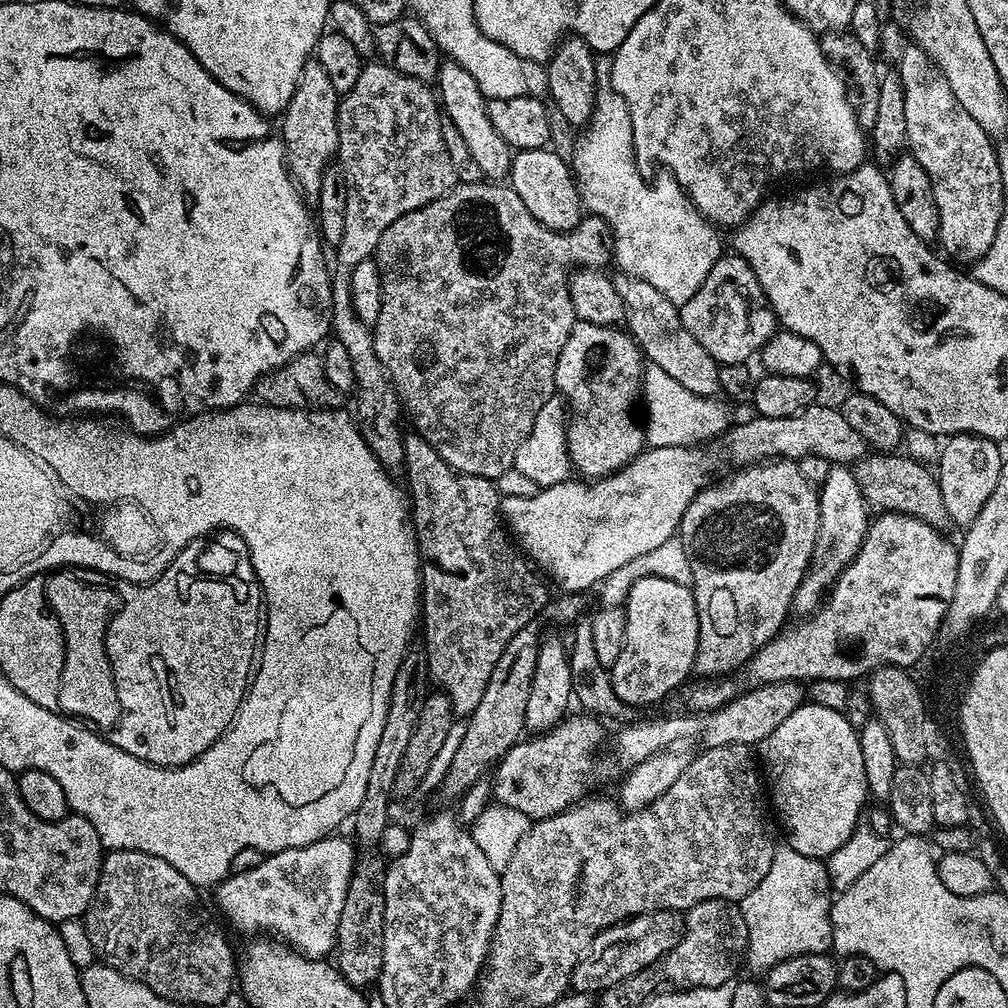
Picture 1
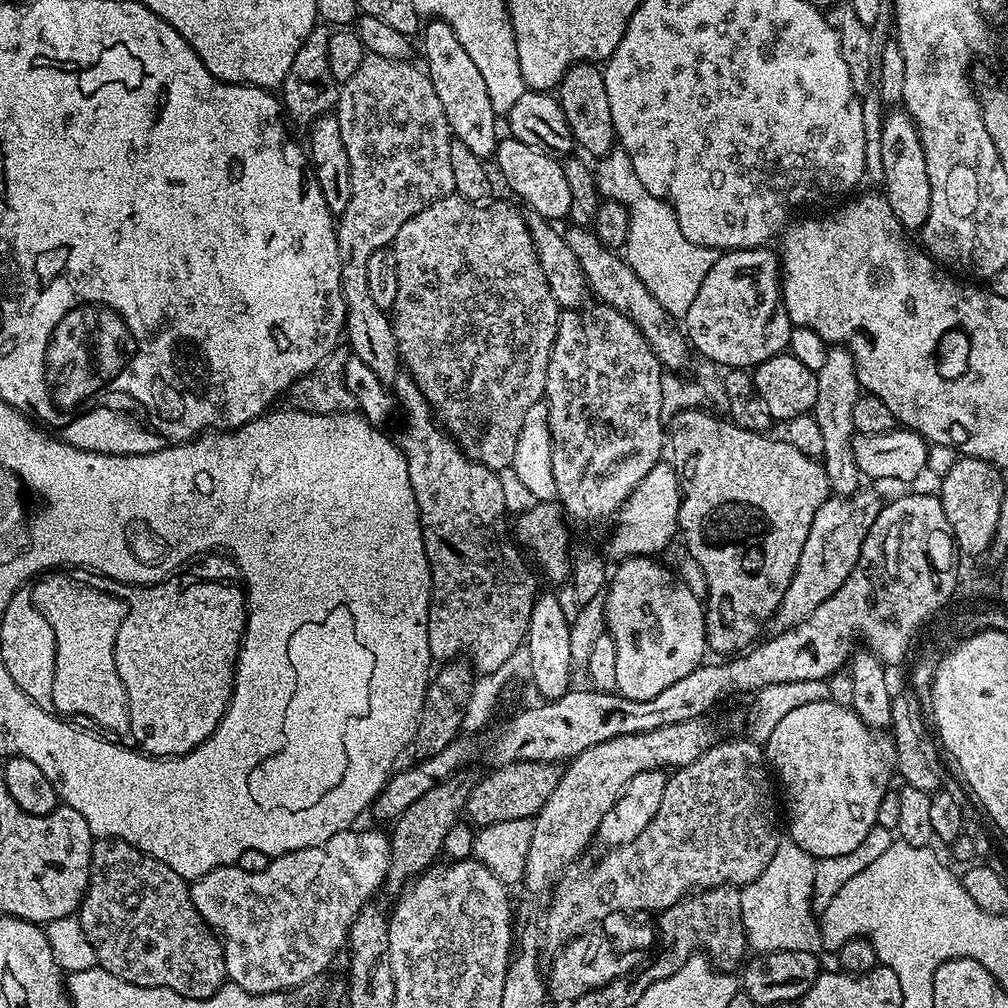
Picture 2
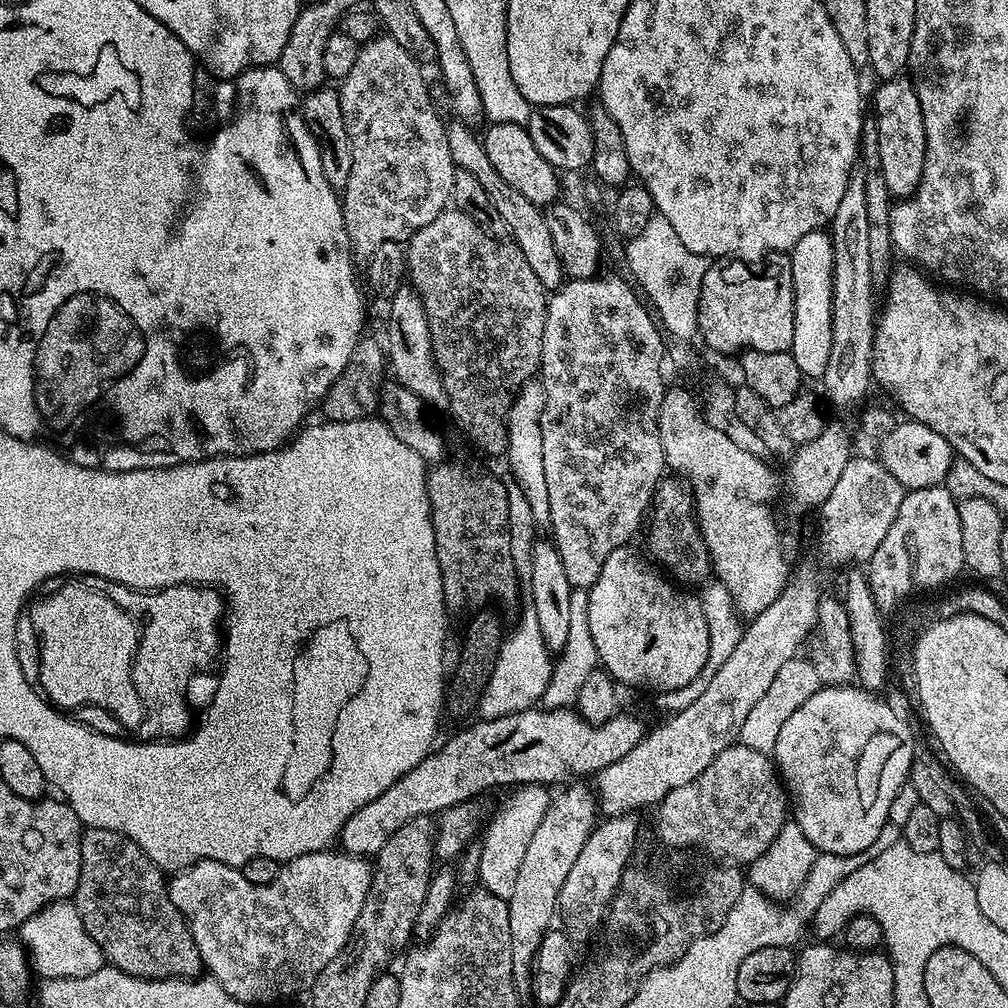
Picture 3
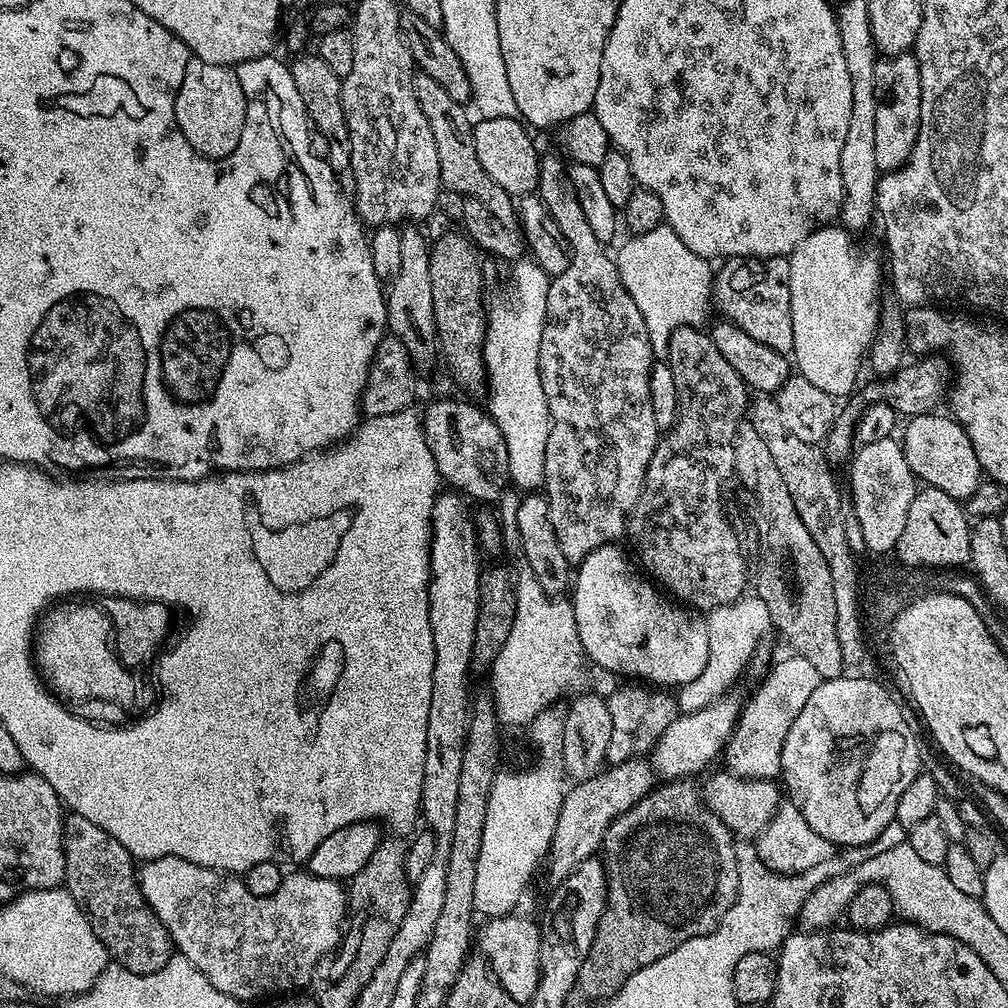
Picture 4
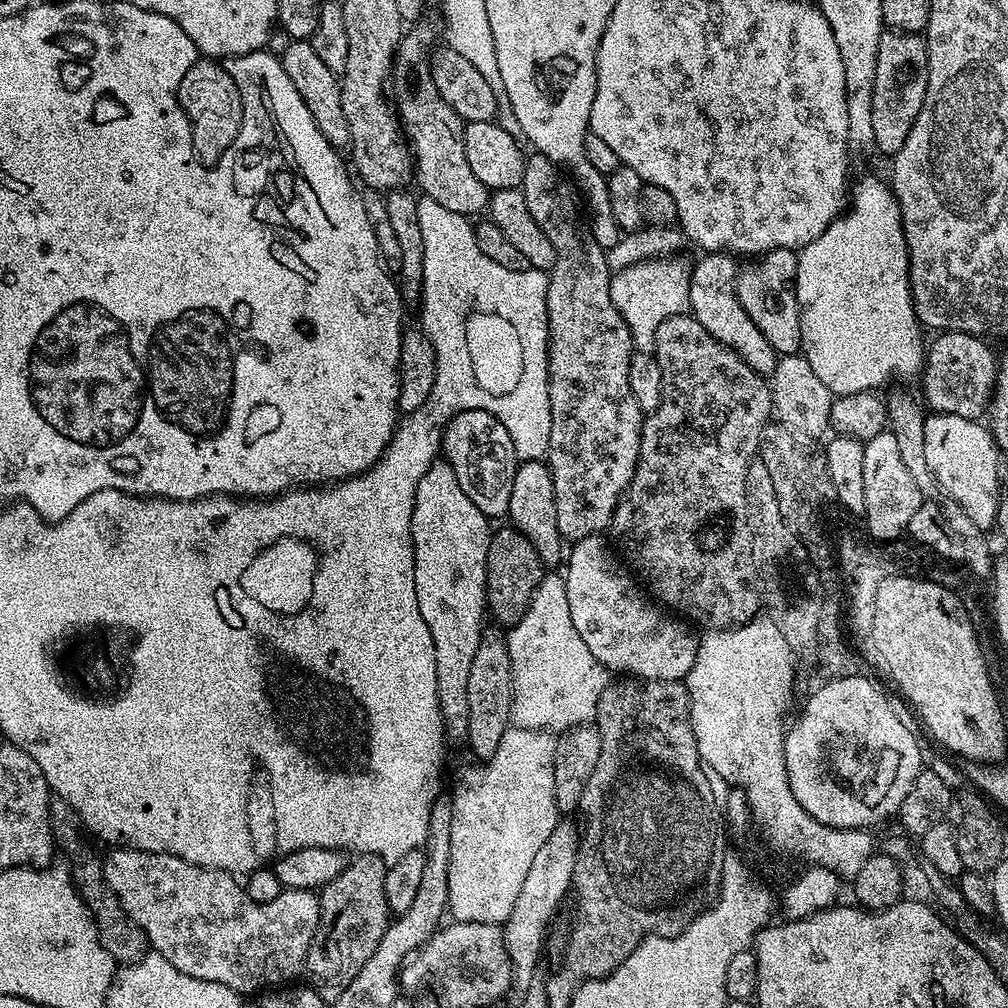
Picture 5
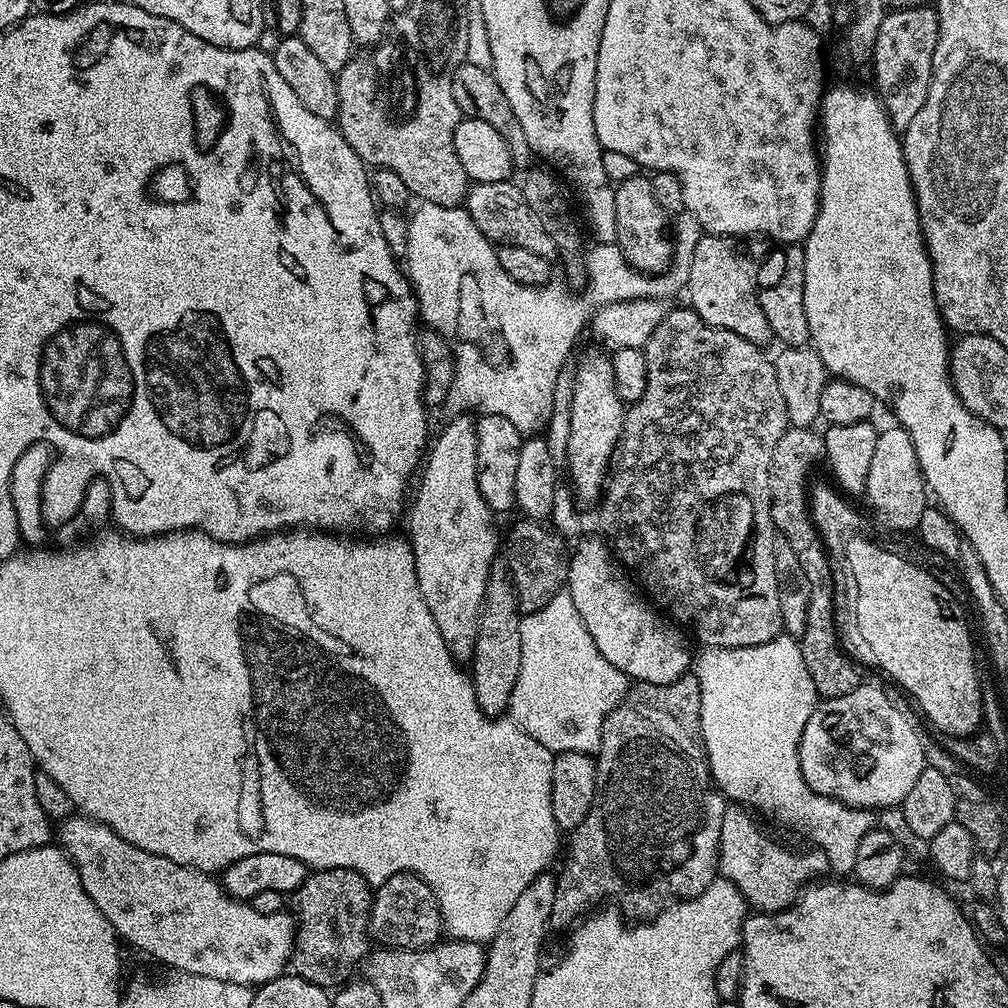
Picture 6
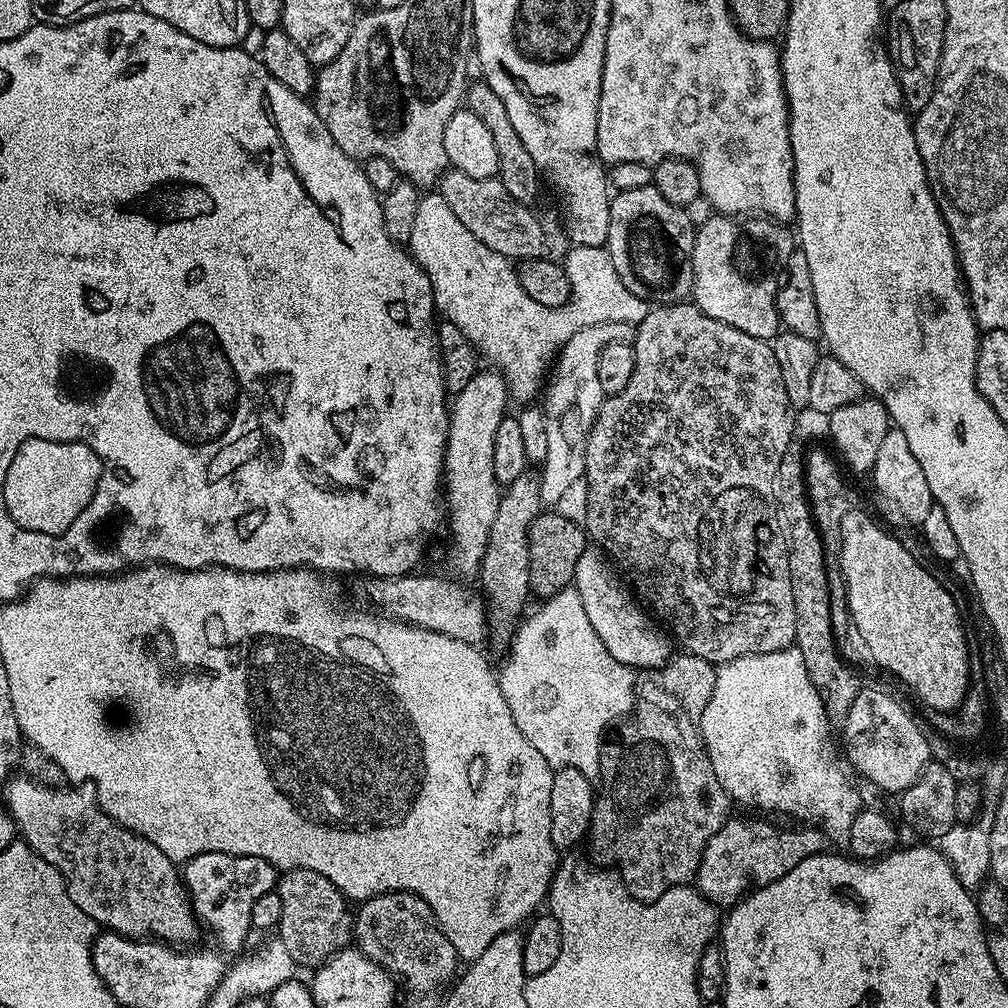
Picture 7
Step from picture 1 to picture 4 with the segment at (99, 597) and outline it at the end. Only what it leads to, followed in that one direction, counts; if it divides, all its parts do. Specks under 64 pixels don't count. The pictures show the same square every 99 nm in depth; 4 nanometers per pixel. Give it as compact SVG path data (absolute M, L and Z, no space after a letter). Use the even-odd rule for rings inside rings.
M76 602L49 607L34 629L34 663L41 677L65 701L101 700L120 708L130 707L136 700L136 680L132 677L133 669L116 651L108 613L97 605L95 608L92 604L72 603Z

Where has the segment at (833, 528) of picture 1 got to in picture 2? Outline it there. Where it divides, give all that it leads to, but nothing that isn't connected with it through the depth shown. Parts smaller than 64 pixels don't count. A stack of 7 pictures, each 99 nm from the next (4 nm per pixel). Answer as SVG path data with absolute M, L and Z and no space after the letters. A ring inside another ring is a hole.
M834 346L825 351L823 364L816 377L818 393L812 415L822 433L823 454L820 461L826 470L829 489L838 496L851 496L862 483L860 471L854 462L852 444L852 437L856 434L853 426L854 403L862 394L857 380L856 364L846 348Z

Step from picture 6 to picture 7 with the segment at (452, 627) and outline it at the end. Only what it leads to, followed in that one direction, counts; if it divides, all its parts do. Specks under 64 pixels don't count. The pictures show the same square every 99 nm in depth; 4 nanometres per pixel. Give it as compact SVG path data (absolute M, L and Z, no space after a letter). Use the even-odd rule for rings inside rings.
M496 370L477 371L466 387L455 393L448 414L448 441L444 447L442 500L446 505L446 524L452 527L452 553L448 560L460 576L475 577L486 554L490 525L498 514L502 485L494 474L494 438L510 405L507 380Z

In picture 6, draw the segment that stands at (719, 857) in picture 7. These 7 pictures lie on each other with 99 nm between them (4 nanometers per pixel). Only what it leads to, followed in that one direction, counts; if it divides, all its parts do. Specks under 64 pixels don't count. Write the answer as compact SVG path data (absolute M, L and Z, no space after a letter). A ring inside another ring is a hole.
M728 806L724 809L719 875L743 894L744 903L749 909L760 914L780 912L796 903L809 882L819 881L827 877L824 875L829 875L828 859L819 850L800 852L797 856L787 852L782 845L775 844L768 836L763 836L747 815L751 816L740 806Z

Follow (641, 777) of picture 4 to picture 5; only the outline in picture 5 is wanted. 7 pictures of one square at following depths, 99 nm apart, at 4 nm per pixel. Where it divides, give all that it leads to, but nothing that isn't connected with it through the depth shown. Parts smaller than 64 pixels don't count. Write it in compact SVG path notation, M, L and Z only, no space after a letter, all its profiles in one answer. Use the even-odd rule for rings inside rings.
M558 822L554 826L554 834L546 838L546 846L540 847L537 856L532 859L526 879L522 881L522 890L518 890L514 910L510 910L510 918L502 925L517 989L527 990L533 976L537 975L536 963L540 960L540 951L544 948L548 927L551 926L564 895L569 895L572 886L576 845L579 842L580 832L577 825L575 828L572 824Z

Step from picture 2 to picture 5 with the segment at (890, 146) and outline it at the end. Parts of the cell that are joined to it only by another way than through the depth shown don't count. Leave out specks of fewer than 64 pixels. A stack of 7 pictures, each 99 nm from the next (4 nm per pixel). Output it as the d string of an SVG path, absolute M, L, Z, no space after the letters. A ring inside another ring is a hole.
M886 30L878 42L878 66L874 70L874 110L870 114L874 118L875 151L885 152L888 158L895 156L910 134L910 126L914 126L914 118L918 118L918 110L922 110L922 102L926 98L926 82L928 81L928 42L923 35L914 32L898 32Z

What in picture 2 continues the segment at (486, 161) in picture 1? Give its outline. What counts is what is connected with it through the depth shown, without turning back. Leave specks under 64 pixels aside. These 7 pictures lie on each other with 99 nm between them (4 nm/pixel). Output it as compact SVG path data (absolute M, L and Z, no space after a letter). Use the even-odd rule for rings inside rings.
M429 19L419 33L418 41L424 47L423 67L432 80L434 90L438 93L438 102L442 102L442 114L446 114L448 129L454 139L463 142L478 158L487 161L495 157L498 135L496 136L496 120L498 113L490 106L490 94L486 90L486 82L479 72L478 66L470 59L470 54L458 42L458 34L450 30L444 20Z

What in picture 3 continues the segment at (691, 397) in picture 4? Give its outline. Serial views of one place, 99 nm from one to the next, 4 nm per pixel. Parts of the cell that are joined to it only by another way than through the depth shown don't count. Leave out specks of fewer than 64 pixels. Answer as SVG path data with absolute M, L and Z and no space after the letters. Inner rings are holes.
M661 479L660 483L656 485L655 492L652 493L650 515L646 520L649 552L647 555L653 561L656 559L655 563L673 581L684 586L692 586L688 584L700 586L709 579L712 572L712 559L696 521L696 505L692 499L691 491L683 479L668 479Z

